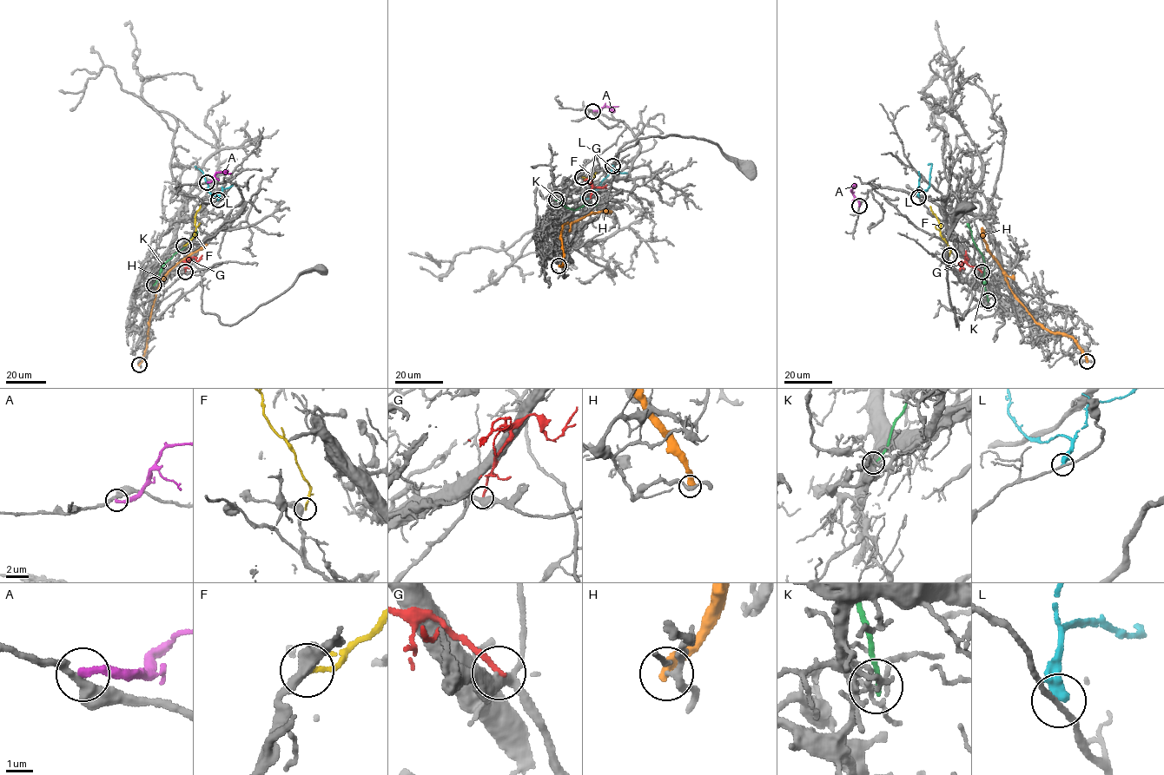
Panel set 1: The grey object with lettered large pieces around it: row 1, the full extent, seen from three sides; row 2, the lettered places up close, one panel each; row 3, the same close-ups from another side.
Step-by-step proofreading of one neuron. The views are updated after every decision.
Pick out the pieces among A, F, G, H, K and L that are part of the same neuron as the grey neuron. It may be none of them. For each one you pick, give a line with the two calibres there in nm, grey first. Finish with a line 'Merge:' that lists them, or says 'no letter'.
Merge: no letter

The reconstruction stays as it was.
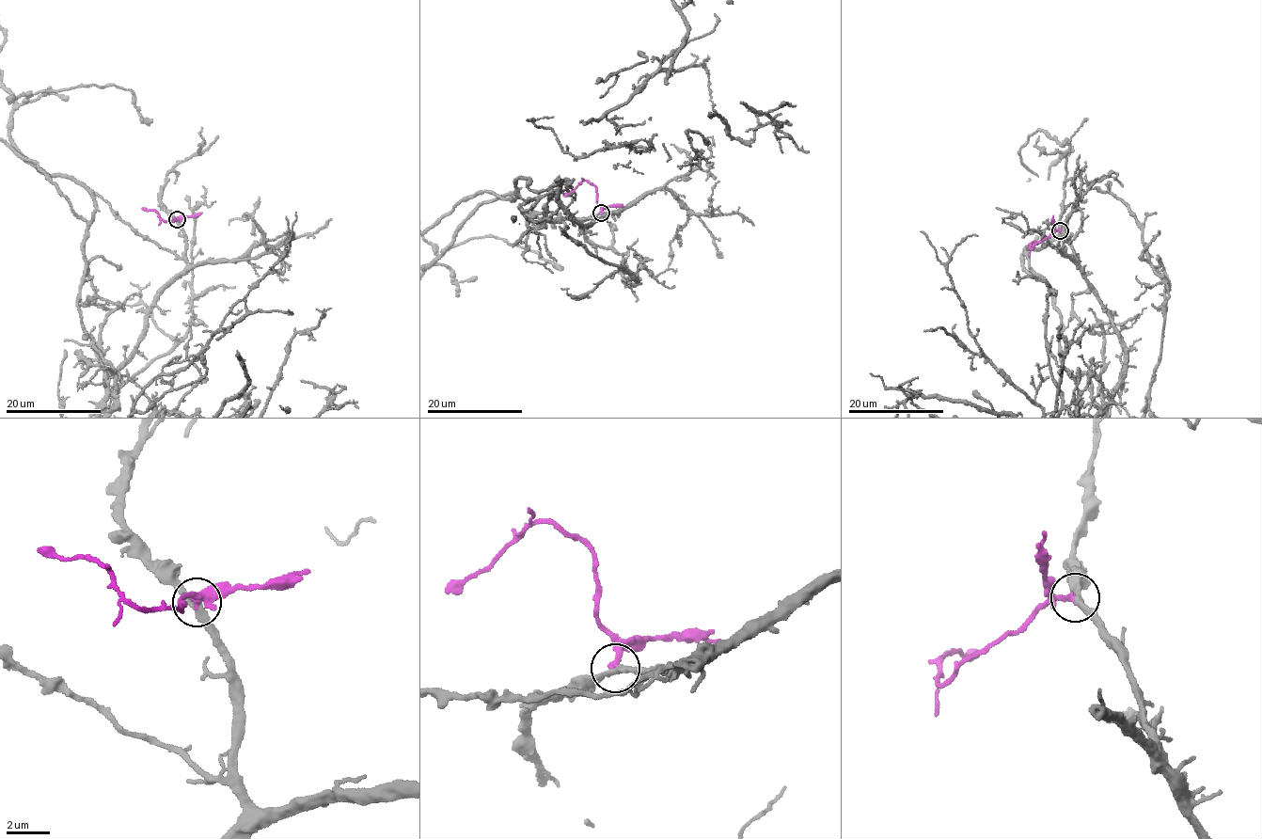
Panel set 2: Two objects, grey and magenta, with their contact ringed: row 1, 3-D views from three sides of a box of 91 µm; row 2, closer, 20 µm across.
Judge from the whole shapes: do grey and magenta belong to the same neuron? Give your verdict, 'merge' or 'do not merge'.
merge

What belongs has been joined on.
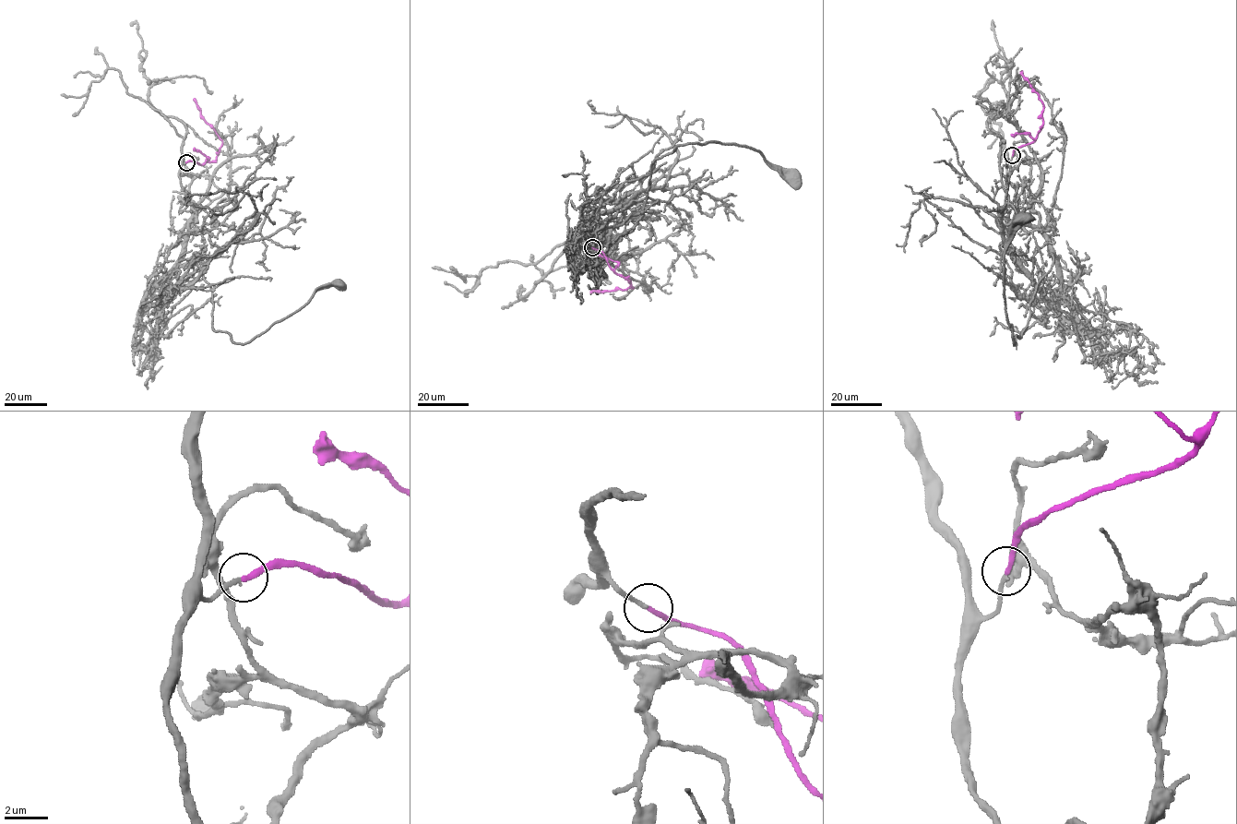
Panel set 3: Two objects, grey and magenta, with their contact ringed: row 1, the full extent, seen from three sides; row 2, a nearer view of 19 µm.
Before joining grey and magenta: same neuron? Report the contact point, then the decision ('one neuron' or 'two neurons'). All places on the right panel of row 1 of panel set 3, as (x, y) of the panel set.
place (1012, 155); one neuron

